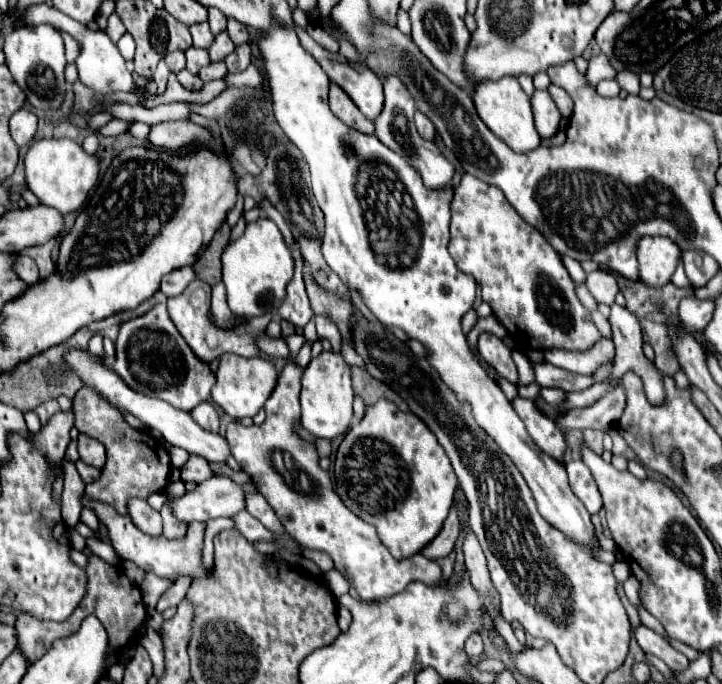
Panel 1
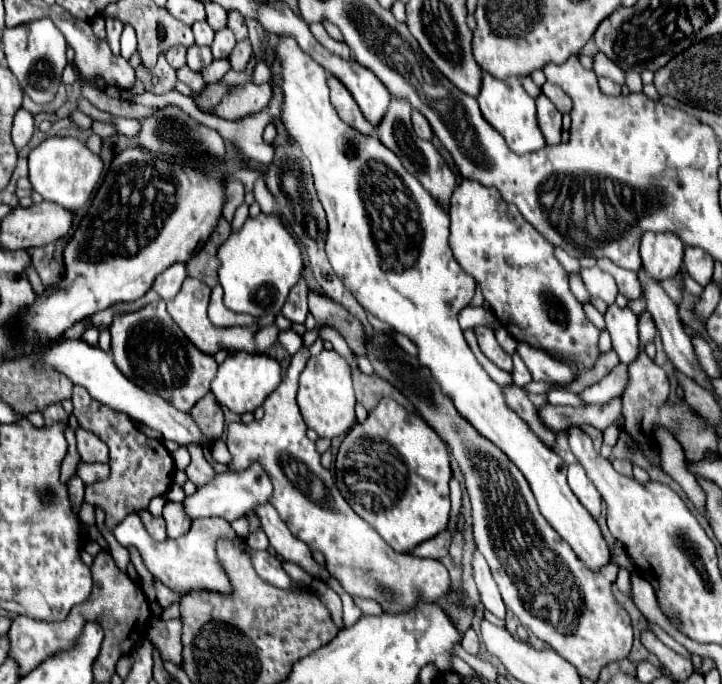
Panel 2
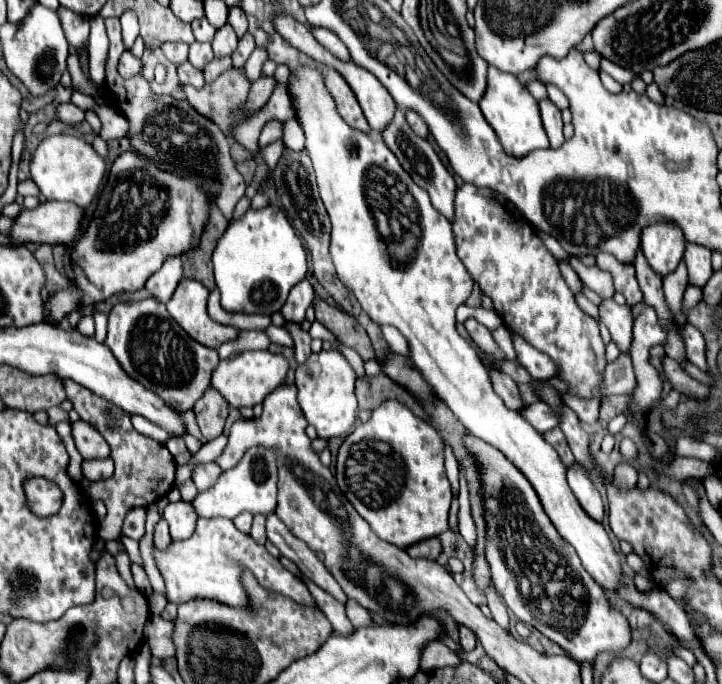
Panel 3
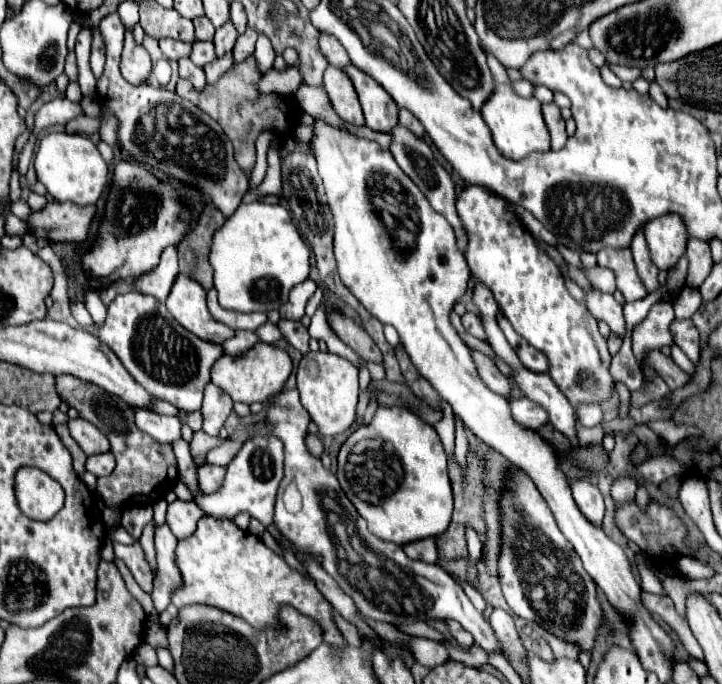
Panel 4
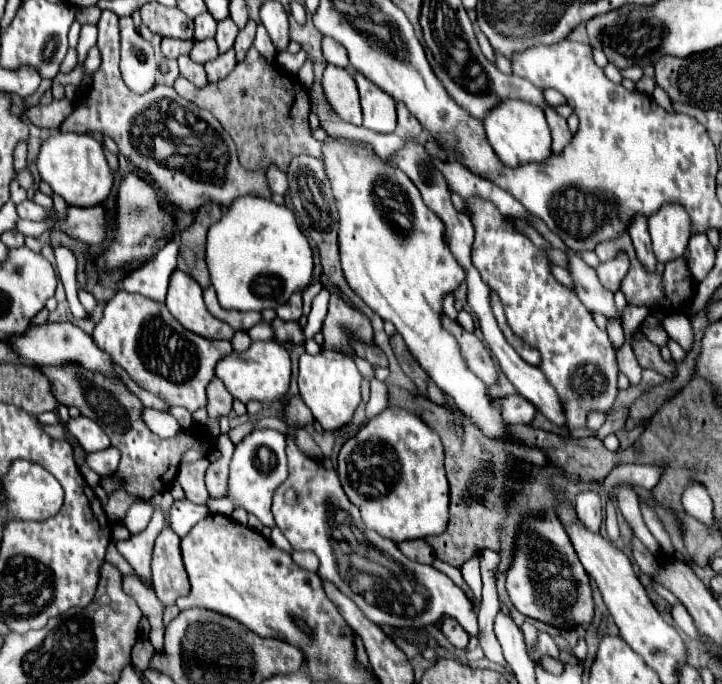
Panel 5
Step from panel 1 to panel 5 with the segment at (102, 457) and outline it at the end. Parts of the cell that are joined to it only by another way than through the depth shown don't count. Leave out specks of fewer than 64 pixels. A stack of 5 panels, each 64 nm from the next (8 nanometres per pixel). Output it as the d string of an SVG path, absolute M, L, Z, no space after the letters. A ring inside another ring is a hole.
M84 416L70 420L68 430L82 444L82 448L86 452L98 452L98 450L104 450L104 448L110 446L106 432L100 426L96 426L94 420L88 420Z

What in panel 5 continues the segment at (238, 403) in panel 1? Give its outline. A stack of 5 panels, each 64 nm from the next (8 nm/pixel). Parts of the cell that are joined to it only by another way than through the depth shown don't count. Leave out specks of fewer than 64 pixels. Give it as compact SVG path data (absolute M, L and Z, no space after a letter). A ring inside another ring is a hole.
M276 340L252 342L252 346L242 354L242 358L224 356L224 360L220 360L216 366L216 376L240 402L276 402L284 398L290 388L290 356L288 350L280 346Z

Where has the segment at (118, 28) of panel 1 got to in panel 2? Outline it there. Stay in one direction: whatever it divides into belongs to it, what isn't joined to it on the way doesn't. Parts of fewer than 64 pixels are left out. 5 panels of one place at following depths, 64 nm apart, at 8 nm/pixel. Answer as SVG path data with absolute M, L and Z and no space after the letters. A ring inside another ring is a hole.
M106 18L106 34L108 34L108 44L112 48L112 54L120 56L120 34L122 34L124 24L116 18Z

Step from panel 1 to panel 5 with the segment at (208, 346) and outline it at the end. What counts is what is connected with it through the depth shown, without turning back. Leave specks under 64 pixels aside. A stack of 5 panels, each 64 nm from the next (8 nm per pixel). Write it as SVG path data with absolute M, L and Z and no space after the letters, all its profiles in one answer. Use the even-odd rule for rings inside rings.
M176 270L172 272L166 306L172 316L190 332L212 338L212 340L232 340L234 330L226 322L214 318L202 300L202 288L188 274Z

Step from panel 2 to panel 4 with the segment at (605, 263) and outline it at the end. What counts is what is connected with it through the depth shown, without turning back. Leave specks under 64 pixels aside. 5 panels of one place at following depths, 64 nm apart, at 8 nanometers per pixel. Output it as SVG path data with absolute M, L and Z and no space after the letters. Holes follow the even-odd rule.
M602 248L596 256L600 266L608 266L616 272L616 284L626 302L636 302L648 296L648 290L644 290L644 282L636 272L630 248Z

